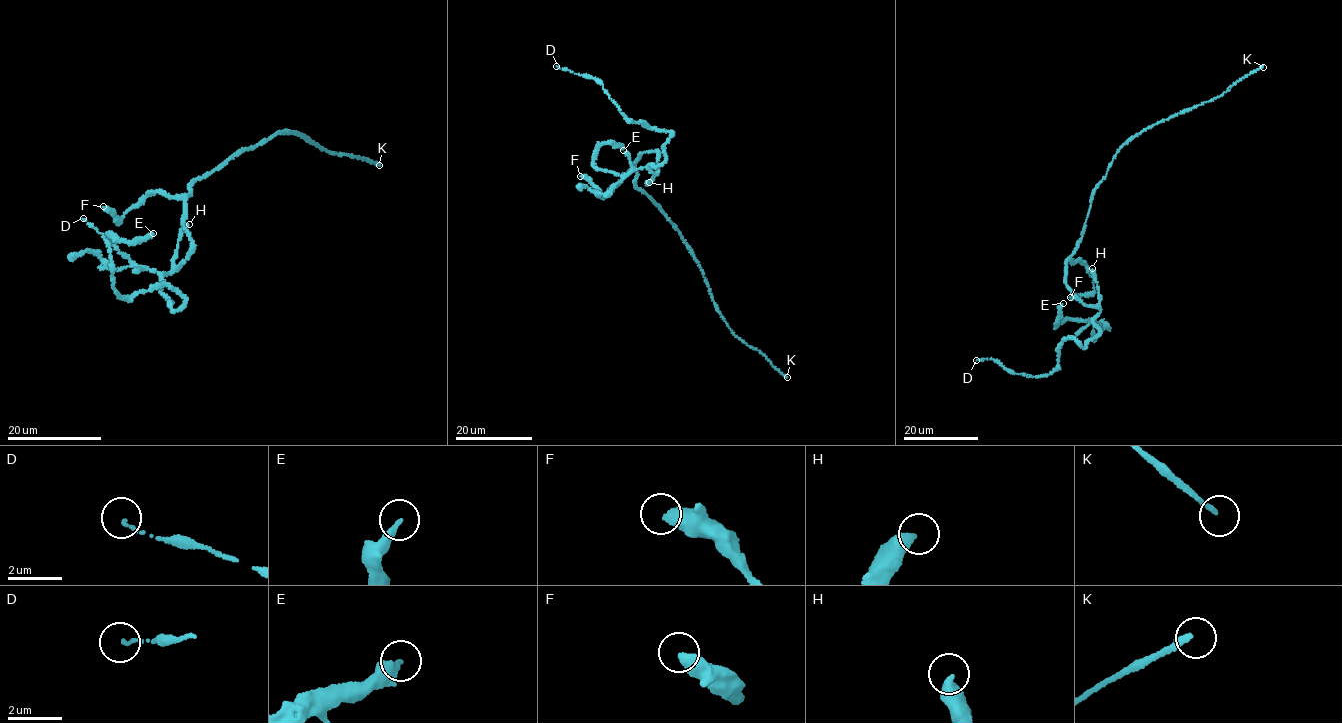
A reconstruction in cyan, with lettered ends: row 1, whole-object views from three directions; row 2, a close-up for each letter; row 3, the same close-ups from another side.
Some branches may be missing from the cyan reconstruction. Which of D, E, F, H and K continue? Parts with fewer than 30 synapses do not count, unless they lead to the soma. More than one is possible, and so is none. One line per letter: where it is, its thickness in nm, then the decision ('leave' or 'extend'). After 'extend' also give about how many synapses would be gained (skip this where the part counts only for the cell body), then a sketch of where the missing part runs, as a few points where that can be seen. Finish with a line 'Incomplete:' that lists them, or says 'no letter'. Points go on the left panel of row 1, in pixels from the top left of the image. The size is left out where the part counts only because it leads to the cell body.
D: at (83, 218); 110 nm thick; leave
E: at (153, 233); 280 nm thick; leave
F: at (103, 206); 480 nm thick; leave
H: at (189, 224); 500 nm thick; leave
K: at (379, 165); 180 nm thick; extend; about 80 synapses
Incomplete: K

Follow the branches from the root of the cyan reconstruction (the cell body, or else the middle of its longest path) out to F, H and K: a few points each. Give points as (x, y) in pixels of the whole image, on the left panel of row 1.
F: (185, 200), (155, 193), (133, 206), (119, 221), (103, 206)
H: (185, 200), (184, 229), (192, 243), (186, 258), (176, 267), (174, 256), (181, 230), (189, 224)
K: (185, 200), (192, 183), (243, 150), (281, 133), (298, 134), (326, 151), (355, 156), (379, 165)

